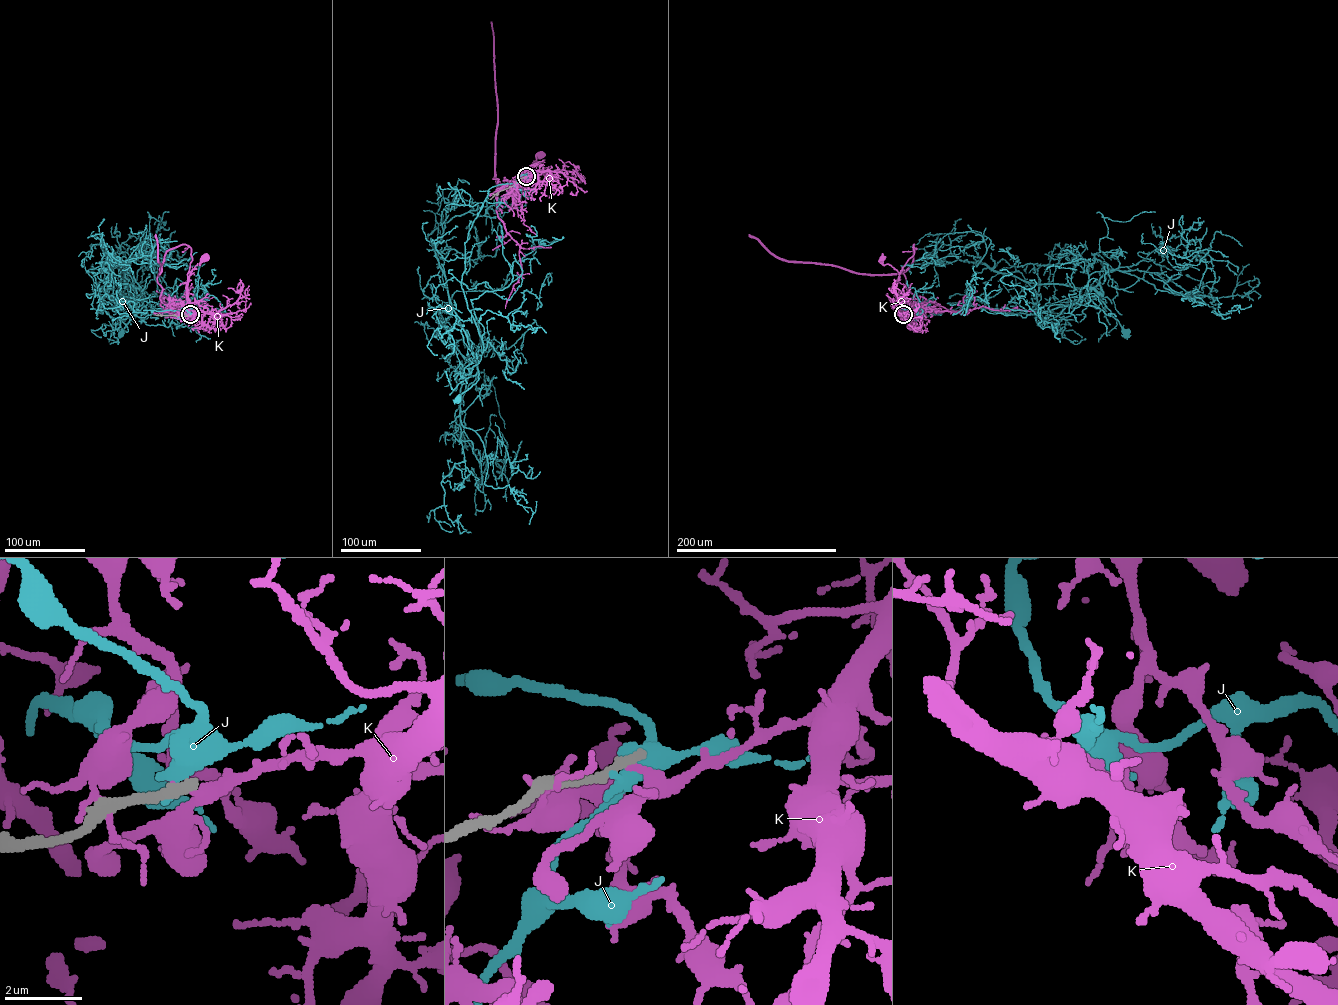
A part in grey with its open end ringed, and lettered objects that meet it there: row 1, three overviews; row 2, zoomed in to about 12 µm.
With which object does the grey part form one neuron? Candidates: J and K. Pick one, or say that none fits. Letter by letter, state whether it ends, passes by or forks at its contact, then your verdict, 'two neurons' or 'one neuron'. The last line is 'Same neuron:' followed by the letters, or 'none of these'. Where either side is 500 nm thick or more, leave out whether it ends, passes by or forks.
J: it ends there; two neurons
K: it passes by; two neurons
Same neuron: none of these

